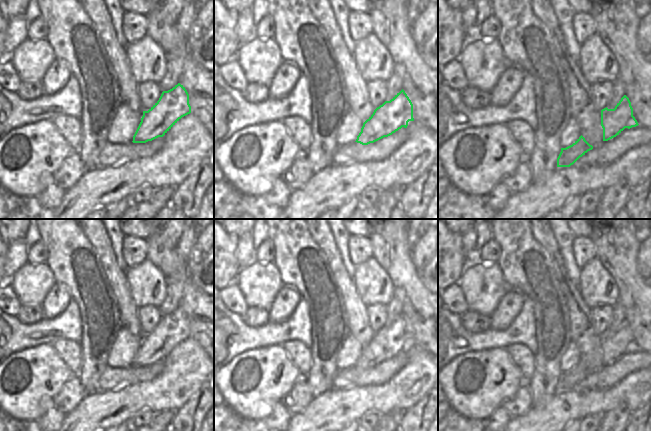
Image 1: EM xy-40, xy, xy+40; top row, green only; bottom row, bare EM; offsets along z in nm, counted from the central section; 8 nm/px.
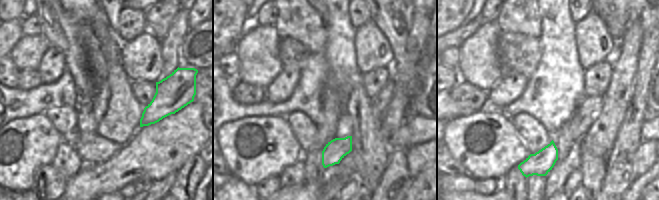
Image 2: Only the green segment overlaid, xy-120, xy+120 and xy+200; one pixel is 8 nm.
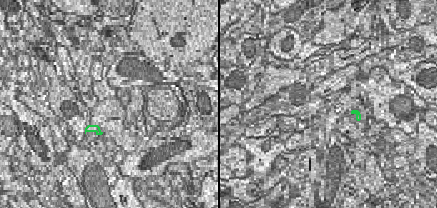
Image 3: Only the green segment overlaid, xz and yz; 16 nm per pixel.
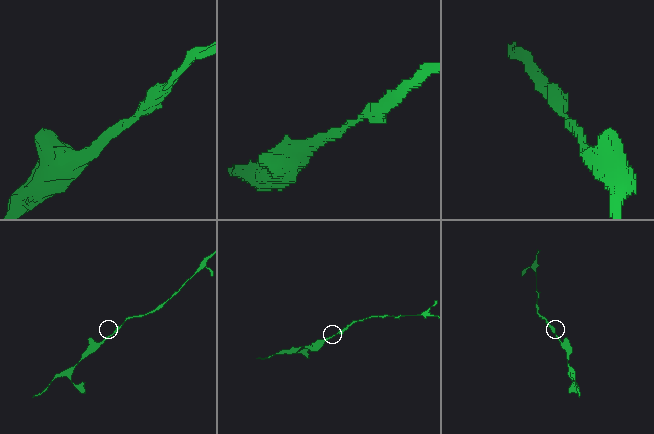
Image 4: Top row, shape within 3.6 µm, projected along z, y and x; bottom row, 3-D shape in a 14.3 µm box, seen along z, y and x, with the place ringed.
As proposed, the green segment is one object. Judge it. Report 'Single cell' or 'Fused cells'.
Single cell.

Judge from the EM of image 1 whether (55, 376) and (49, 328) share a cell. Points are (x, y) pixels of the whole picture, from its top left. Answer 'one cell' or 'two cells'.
two cells

